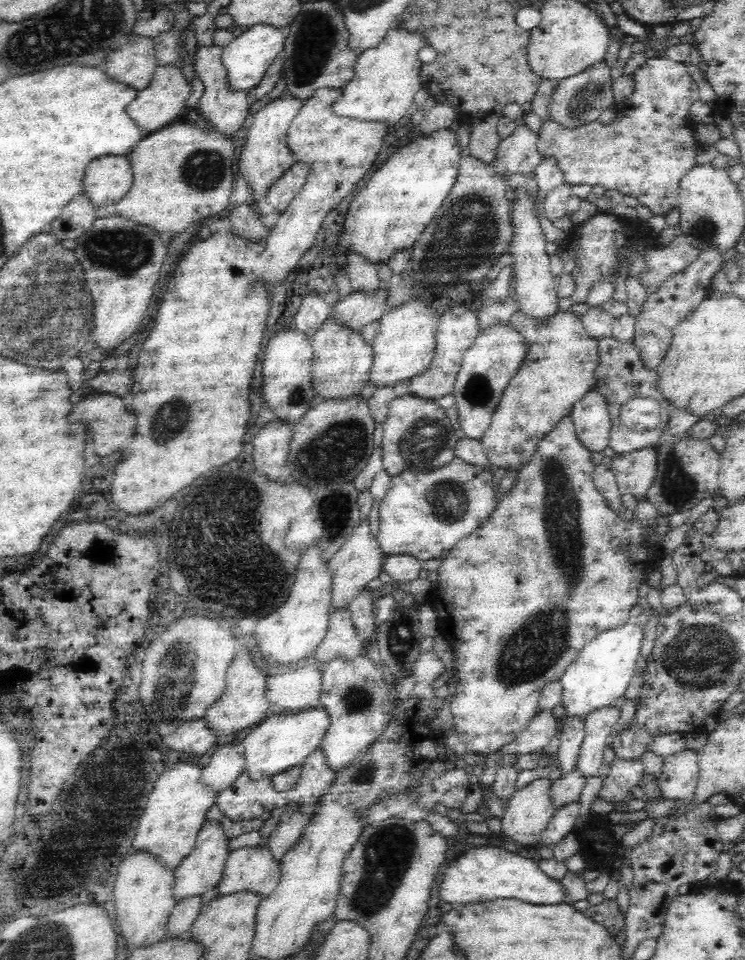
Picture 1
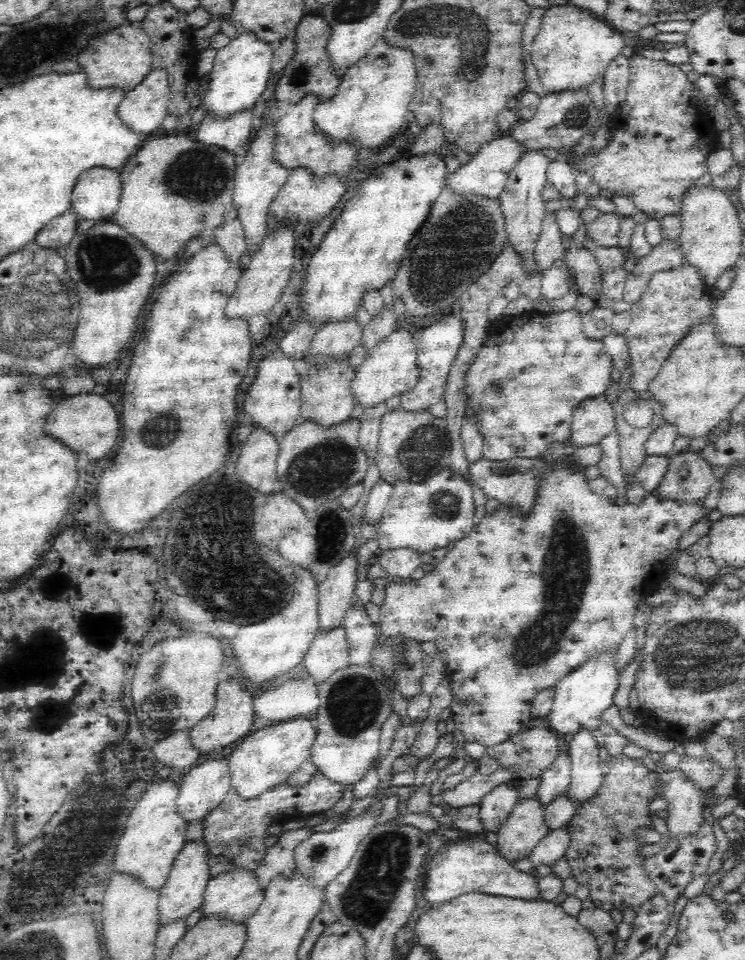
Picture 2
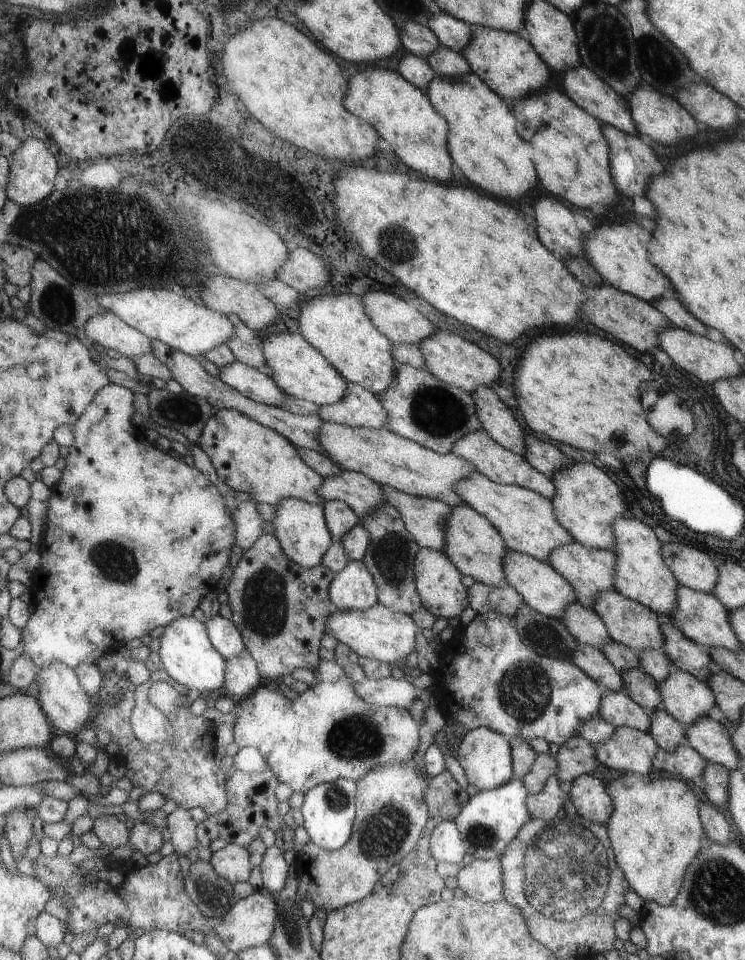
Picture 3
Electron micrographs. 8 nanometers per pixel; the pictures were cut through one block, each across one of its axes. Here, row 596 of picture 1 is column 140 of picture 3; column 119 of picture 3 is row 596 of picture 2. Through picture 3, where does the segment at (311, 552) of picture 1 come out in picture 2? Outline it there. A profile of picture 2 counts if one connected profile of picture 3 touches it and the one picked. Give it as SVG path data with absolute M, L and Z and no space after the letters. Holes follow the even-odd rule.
M300 570L294 600L266 622L242 626L238 634L230 640L232 652L238 662L238 670L242 678L248 680L251 688L256 688L262 682L276 682L278 676L290 672L292 668L300 667L310 642L319 634L317 586L310 572Z

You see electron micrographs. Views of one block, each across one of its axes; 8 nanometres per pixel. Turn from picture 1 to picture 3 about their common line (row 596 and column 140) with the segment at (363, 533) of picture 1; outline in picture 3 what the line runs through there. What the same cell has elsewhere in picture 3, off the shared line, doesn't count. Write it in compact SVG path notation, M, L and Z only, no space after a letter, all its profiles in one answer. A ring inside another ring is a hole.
M111 311L97 314L95 318L91 318L87 322L86 335L95 344L116 350L121 356L125 356L131 361L143 354L152 354L151 340L131 328L127 322Z

